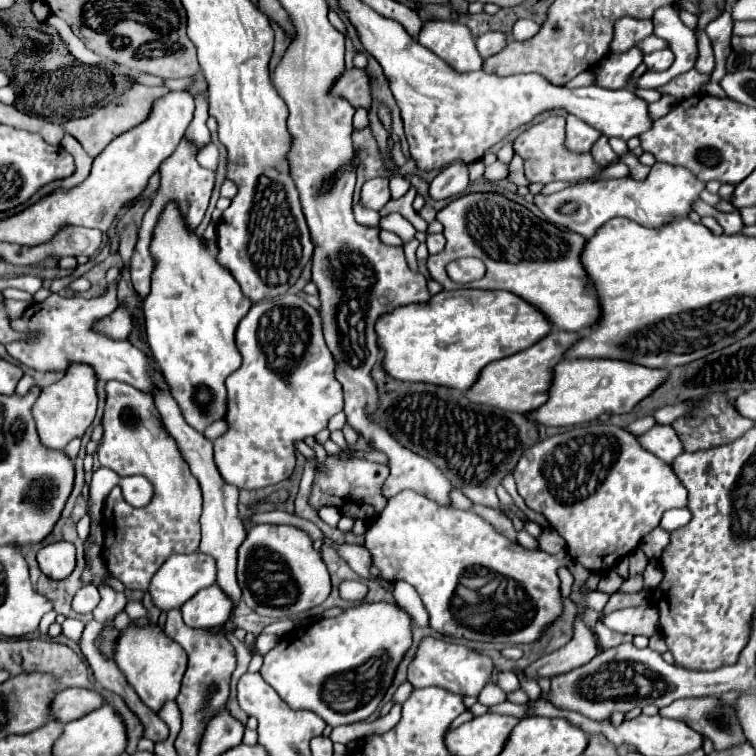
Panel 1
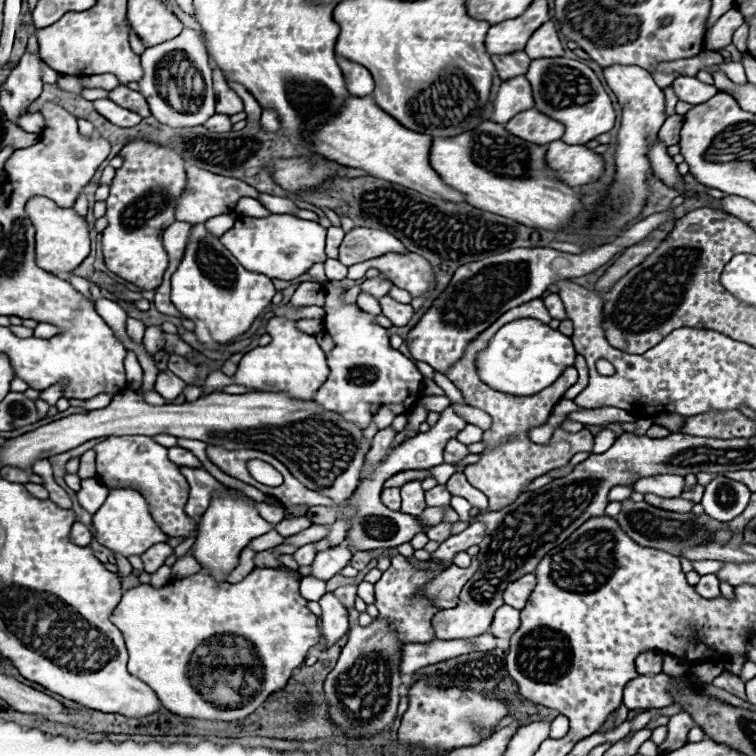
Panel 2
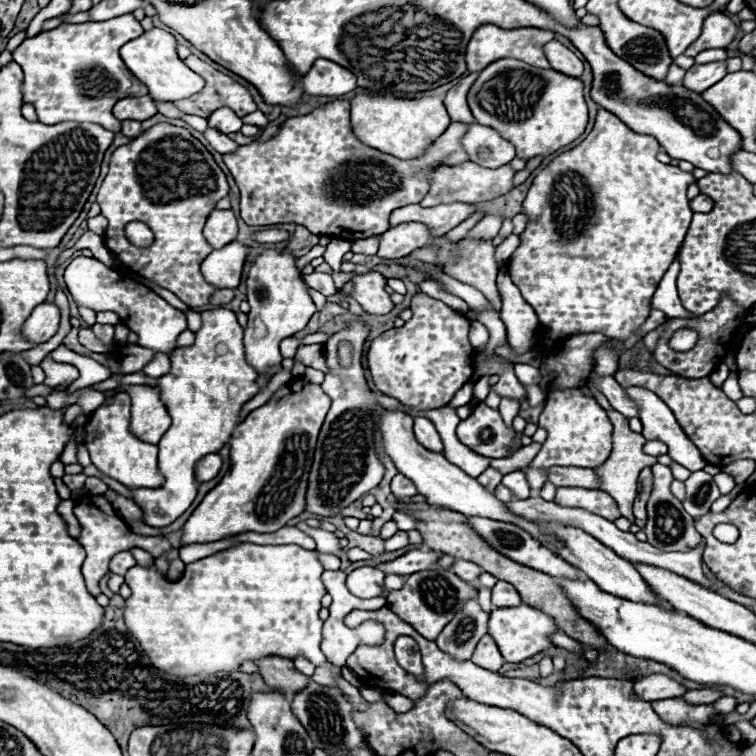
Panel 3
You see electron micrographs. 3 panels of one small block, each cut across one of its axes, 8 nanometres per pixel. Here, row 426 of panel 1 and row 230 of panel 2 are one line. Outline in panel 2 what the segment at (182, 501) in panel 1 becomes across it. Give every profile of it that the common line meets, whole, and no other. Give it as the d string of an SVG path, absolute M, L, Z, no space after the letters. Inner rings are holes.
M138 138L130 140L118 156L122 156L124 164L116 170L110 196L106 198L108 226L102 232L104 262L110 272L140 290L156 290L168 268L162 232L174 222L174 204L186 190L184 158L168 146Z

